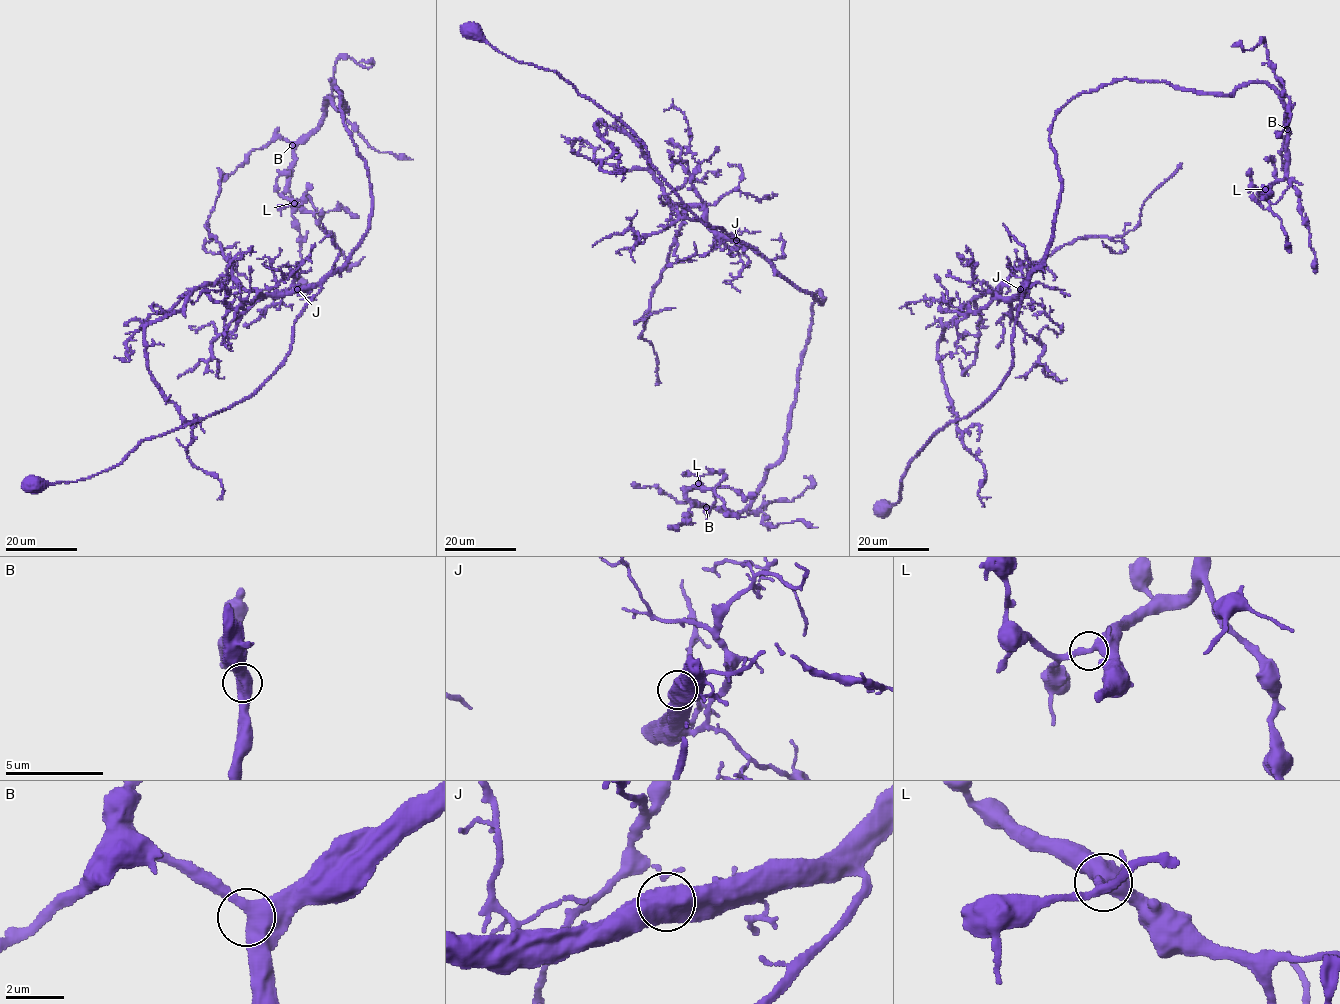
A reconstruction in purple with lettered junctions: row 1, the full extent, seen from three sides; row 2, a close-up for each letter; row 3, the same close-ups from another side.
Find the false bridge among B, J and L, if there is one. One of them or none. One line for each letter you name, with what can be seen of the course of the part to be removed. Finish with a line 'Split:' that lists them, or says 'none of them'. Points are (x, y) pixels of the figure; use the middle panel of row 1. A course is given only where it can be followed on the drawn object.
Split: none of them

